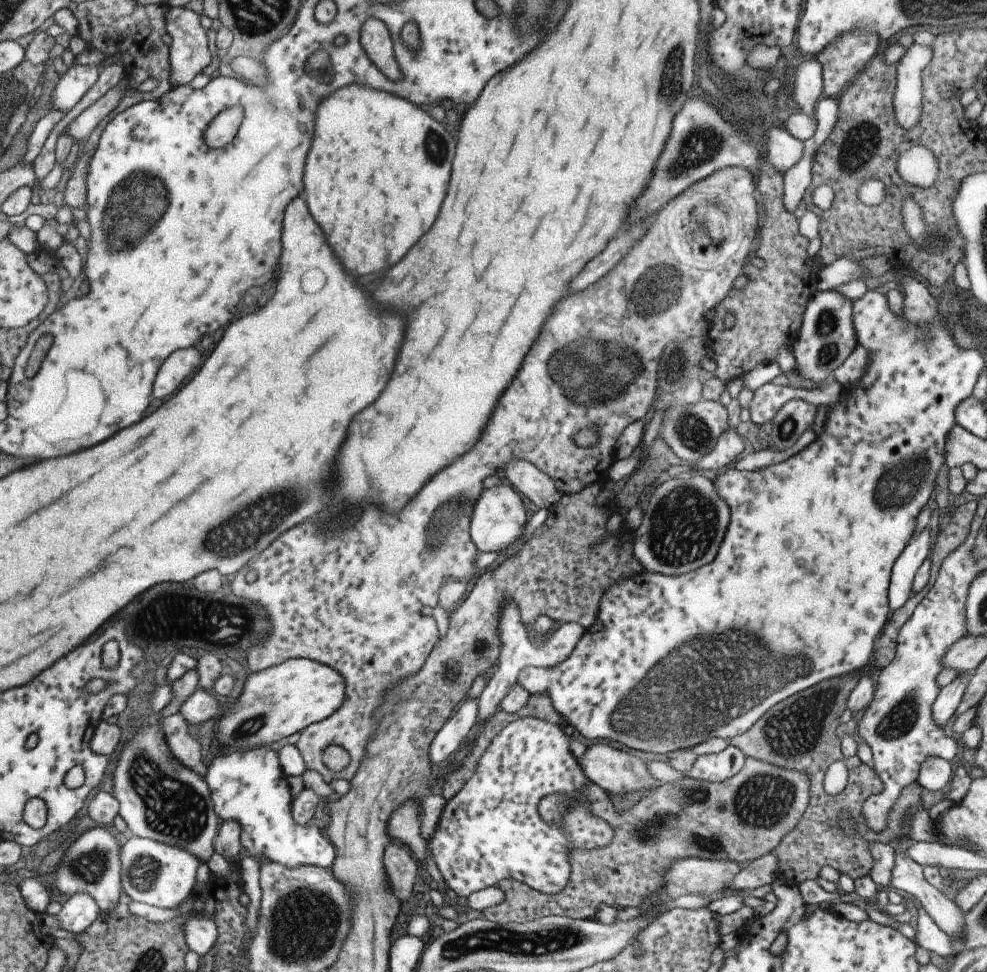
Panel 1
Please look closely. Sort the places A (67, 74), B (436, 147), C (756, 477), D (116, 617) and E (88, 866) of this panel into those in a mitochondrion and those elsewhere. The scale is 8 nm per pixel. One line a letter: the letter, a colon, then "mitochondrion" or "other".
A: other
B: mitochondrion
C: other
D: other
E: mitochondrion

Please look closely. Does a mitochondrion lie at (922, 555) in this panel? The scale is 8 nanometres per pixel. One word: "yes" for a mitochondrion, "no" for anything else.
no

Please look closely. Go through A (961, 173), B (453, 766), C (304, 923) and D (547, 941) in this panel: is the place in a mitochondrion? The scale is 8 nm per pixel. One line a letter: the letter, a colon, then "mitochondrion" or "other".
A: other
B: other
C: mitochondrion
D: mitochondrion

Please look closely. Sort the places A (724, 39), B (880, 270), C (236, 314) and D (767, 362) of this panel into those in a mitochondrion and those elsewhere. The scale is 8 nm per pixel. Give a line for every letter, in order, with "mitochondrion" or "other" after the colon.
A: other
B: other
C: other
D: other

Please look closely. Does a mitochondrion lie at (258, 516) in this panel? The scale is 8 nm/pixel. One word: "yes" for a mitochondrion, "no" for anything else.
yes

